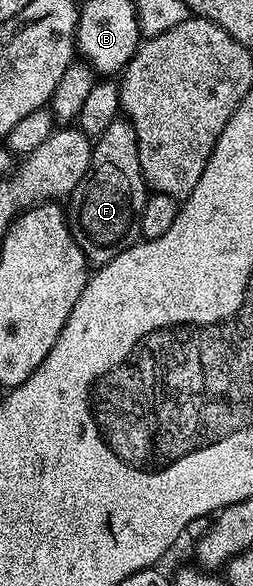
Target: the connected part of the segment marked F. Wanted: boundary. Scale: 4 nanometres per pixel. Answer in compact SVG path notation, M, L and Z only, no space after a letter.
M117 119L113 123L109 123L109 127L105 127L105 131L100 137L94 138L91 146L89 171L85 171L81 183L77 183L77 187L65 201L69 231L77 243L77 247L81 247L81 251L87 256L87 260L92 266L98 267L109 263L114 257L121 255L121 251L125 251L140 240L141 211L145 207L148 196L149 186L141 171L141 163L137 155L137 137L133 127L130 121Z

